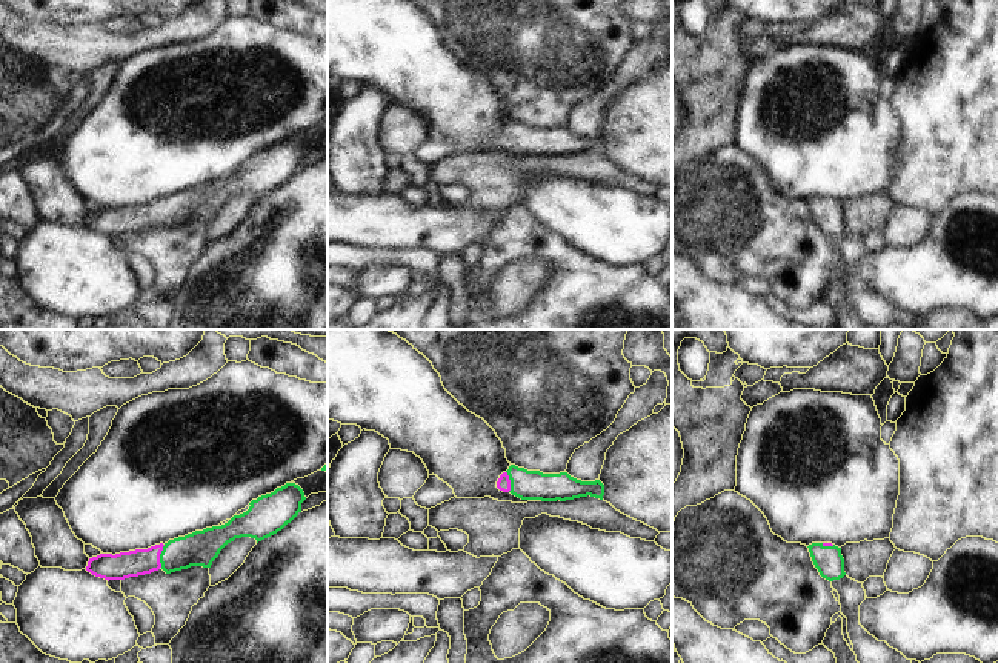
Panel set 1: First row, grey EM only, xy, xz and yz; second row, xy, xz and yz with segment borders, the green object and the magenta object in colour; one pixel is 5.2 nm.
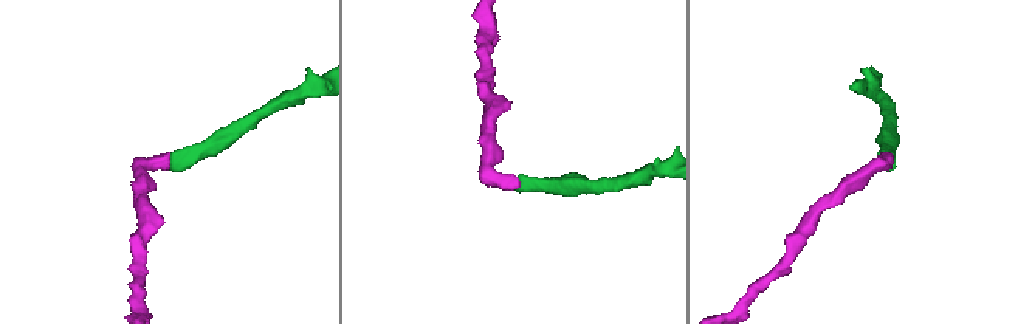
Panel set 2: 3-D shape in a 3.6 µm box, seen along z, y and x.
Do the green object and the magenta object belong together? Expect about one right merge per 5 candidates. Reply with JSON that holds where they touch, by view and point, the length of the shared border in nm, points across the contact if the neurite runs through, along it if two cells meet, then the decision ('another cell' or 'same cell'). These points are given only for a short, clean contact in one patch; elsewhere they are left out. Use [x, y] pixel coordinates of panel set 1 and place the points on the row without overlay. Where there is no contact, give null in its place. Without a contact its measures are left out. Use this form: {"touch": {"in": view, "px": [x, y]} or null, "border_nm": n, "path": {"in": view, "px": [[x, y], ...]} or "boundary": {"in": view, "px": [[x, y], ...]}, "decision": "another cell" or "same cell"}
{"touch": {"in": "xy", "px": [160, 211]}, "border_nm": 120, "path": {"in": "xy", "px": [[200, 203], [174, 211], [160, 211], [139, 217]]}, "decision": "same cell"}

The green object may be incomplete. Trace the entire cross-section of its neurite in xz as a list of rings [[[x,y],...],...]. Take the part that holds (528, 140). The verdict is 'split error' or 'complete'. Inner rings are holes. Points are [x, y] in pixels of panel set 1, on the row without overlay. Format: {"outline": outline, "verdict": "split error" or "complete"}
{"outline": [[[511,120],[497,137],[497,143],[521,155],[566,157],[580,152],[603,155],[604,140],[600,135],[581,137],[567,128],[543,129]]], "verdict": "split error"}

